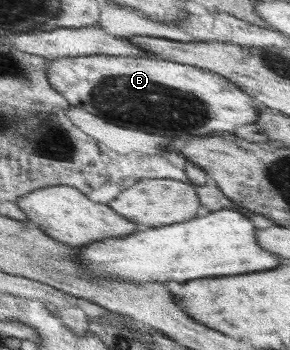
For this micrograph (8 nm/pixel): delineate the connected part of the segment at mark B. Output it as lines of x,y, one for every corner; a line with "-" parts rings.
86,55
78,57
56,58
53,59
53,63
45,69
46,77
49,84
60,94
66,98
66,101
74,107
80,107
85,109
88,113
96,115
106,120
113,120
114,123
138,130
144,130
152,135
162,135
170,138
180,138
181,136
188,135
191,137
204,137
211,135
215,131
221,131
222,133
234,132
238,127
242,125
248,125
248,123
254,123
260,117
260,105
255,101
252,94
248,94
244,89
241,89
240,85
230,80
228,77
222,77
220,73
212,73
208,69
200,69
194,65
182,65
176,61
153,59
144,56
103,56
103,55

